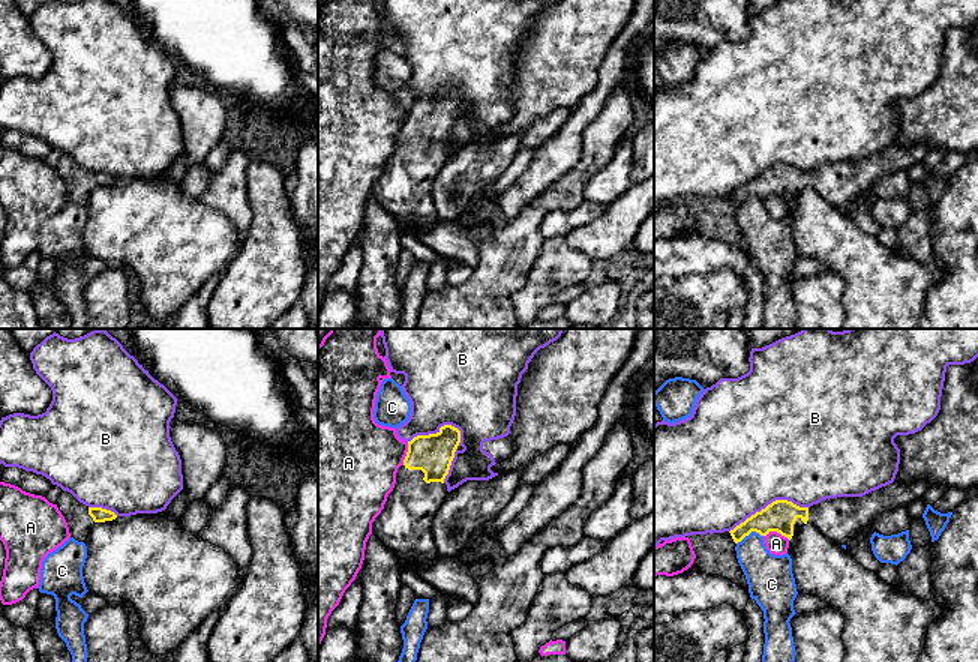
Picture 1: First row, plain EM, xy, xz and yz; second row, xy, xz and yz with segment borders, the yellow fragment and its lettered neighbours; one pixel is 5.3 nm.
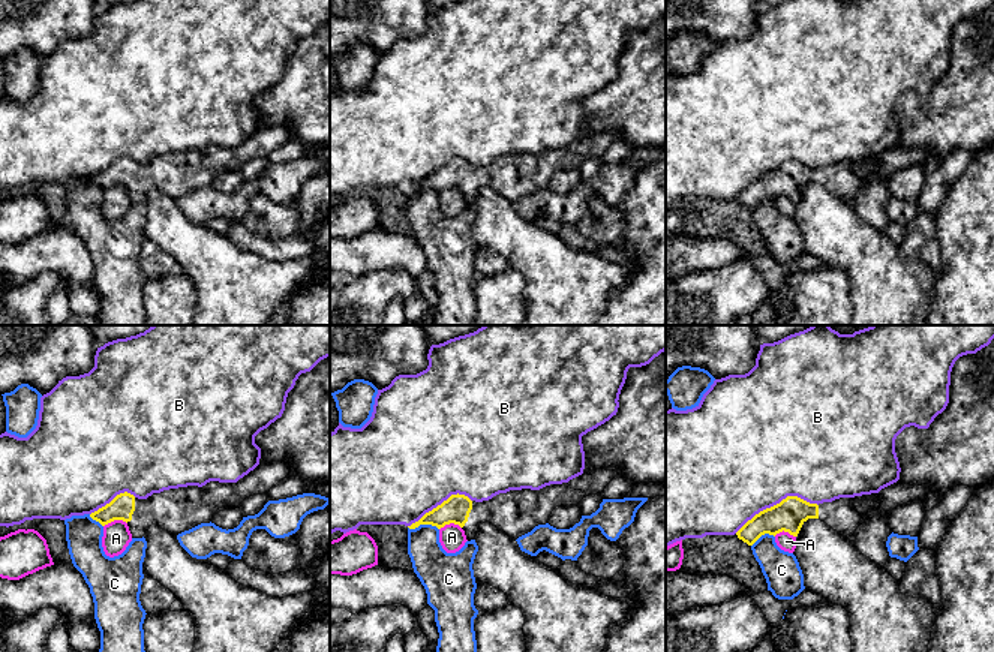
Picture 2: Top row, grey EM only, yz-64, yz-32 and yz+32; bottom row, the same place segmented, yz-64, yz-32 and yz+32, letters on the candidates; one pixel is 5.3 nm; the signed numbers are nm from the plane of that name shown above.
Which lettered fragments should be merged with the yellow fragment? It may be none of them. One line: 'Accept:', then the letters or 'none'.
Accept: none

